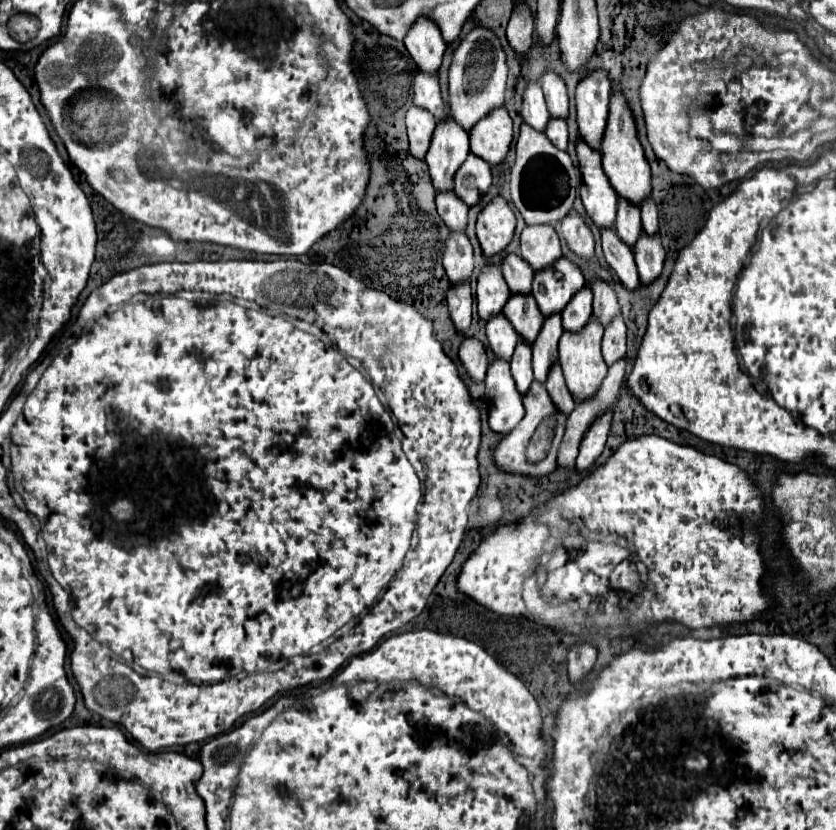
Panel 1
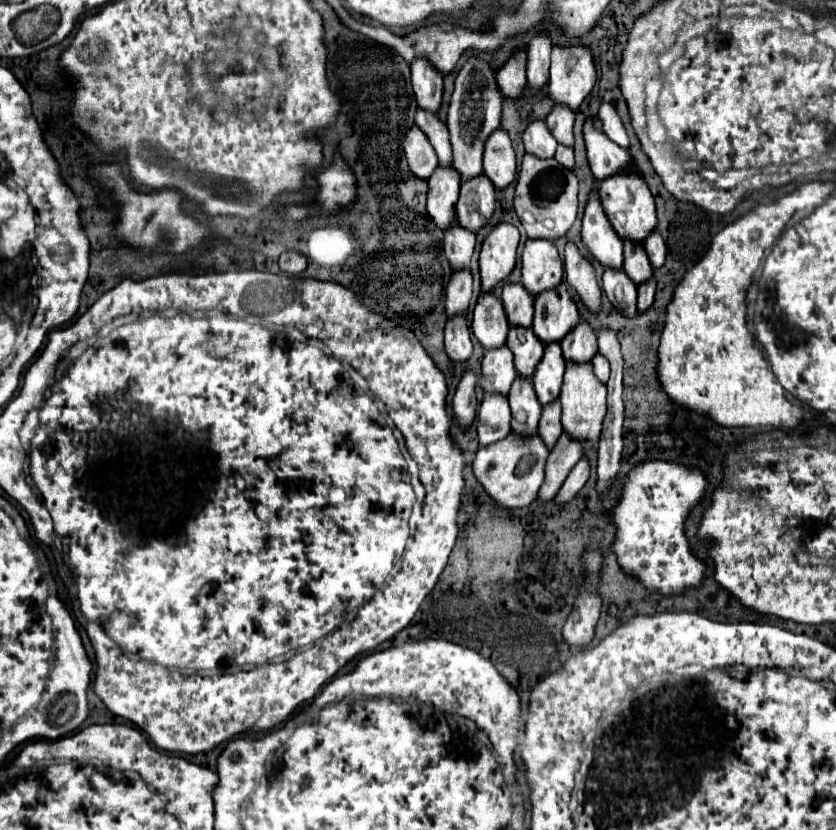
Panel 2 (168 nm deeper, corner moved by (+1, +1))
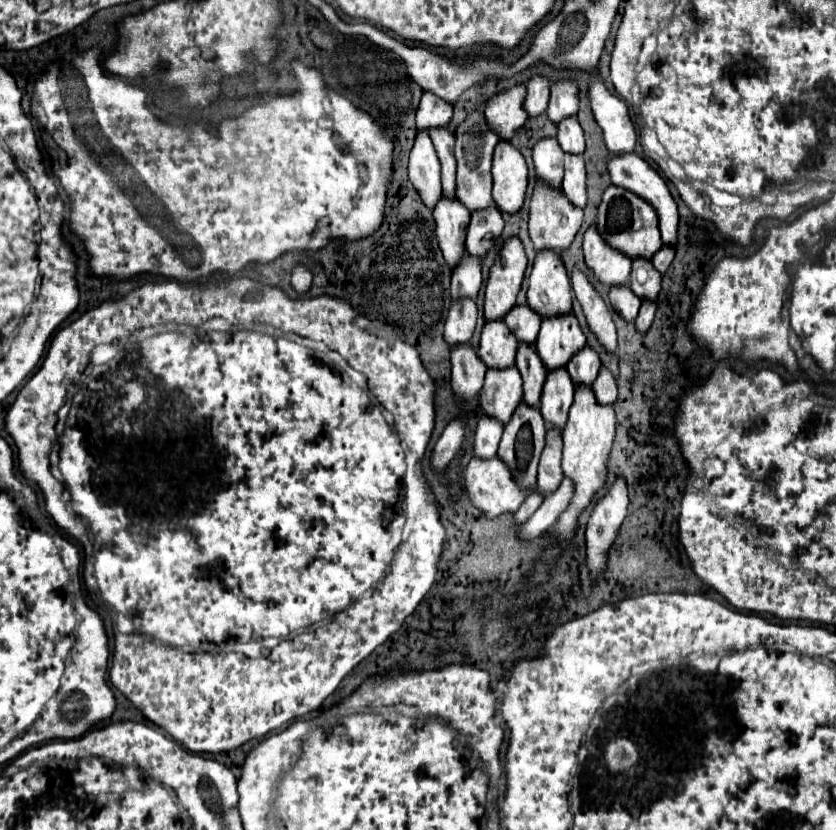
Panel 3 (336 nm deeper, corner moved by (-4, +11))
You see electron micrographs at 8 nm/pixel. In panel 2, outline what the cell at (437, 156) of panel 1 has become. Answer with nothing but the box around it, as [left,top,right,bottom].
[427,168,459,232]

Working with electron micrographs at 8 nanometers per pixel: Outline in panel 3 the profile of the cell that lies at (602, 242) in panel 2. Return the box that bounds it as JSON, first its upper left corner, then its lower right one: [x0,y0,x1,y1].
[584,224,632,286]

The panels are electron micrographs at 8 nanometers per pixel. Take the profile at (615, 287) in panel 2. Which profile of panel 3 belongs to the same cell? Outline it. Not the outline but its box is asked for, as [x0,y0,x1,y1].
[610,288,640,322]

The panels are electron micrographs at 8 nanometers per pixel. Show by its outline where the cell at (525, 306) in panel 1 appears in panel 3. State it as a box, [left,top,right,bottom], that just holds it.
[516,344,546,406]

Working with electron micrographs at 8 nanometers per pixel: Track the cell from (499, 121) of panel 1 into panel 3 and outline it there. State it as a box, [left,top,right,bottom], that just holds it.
[492,140,528,212]

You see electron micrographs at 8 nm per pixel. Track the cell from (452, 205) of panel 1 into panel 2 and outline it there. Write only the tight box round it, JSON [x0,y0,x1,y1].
[443,226,475,270]

